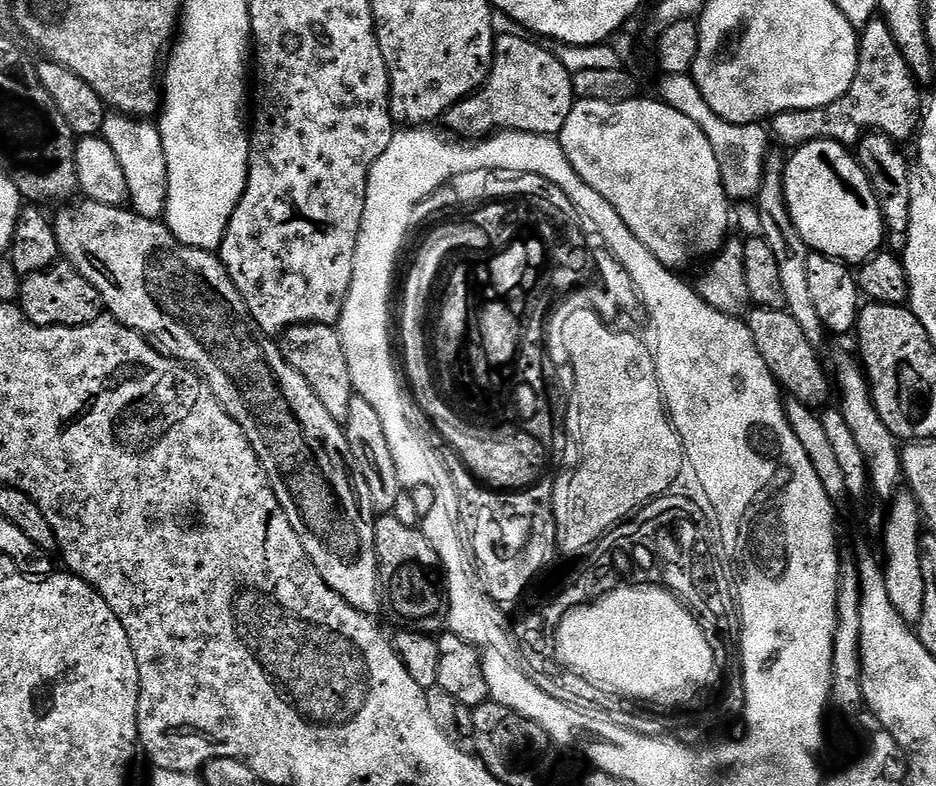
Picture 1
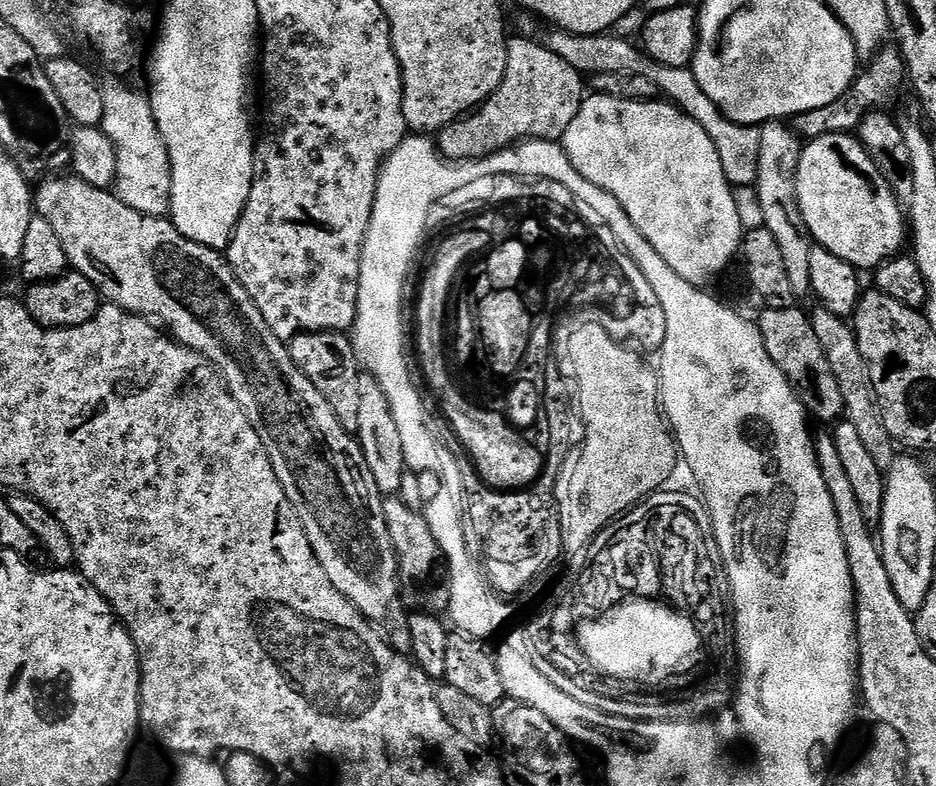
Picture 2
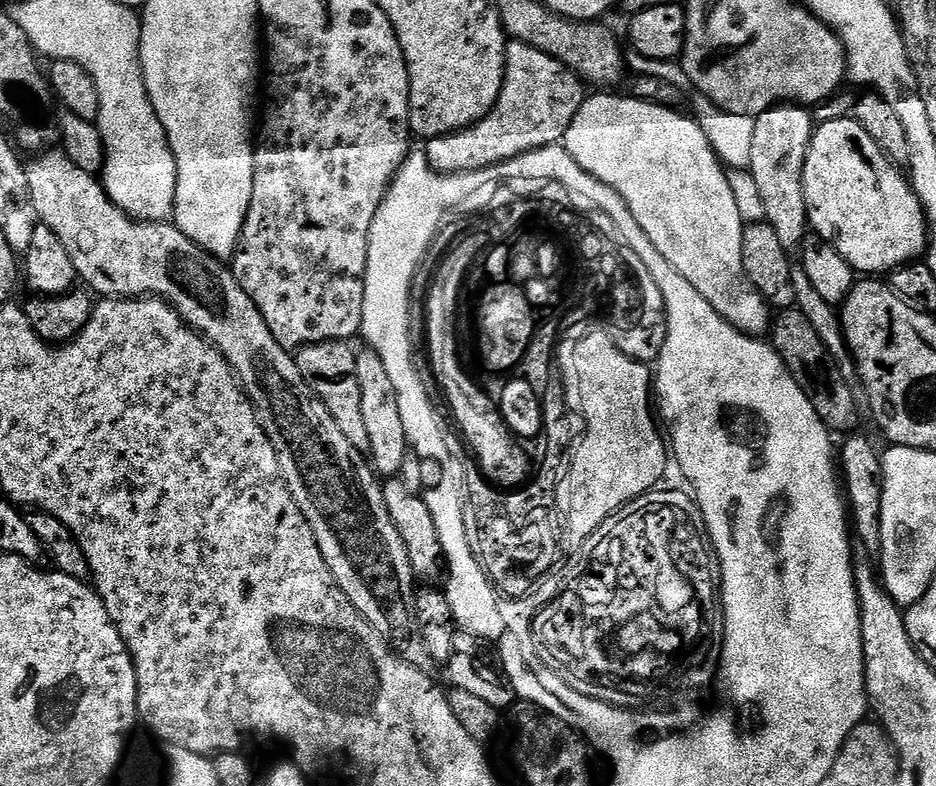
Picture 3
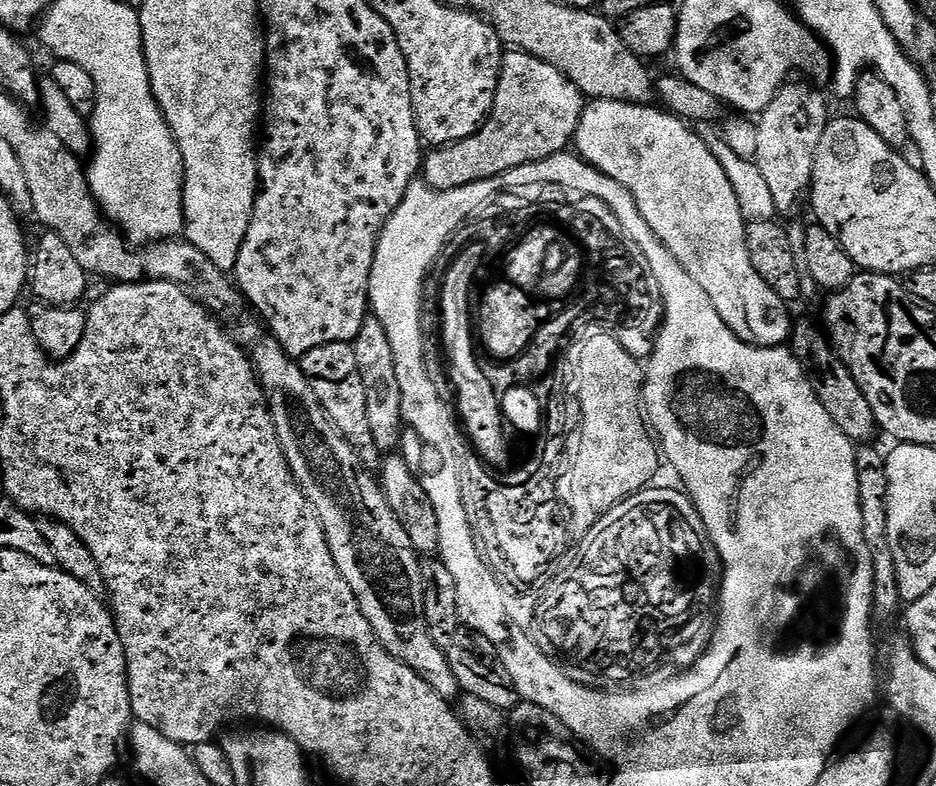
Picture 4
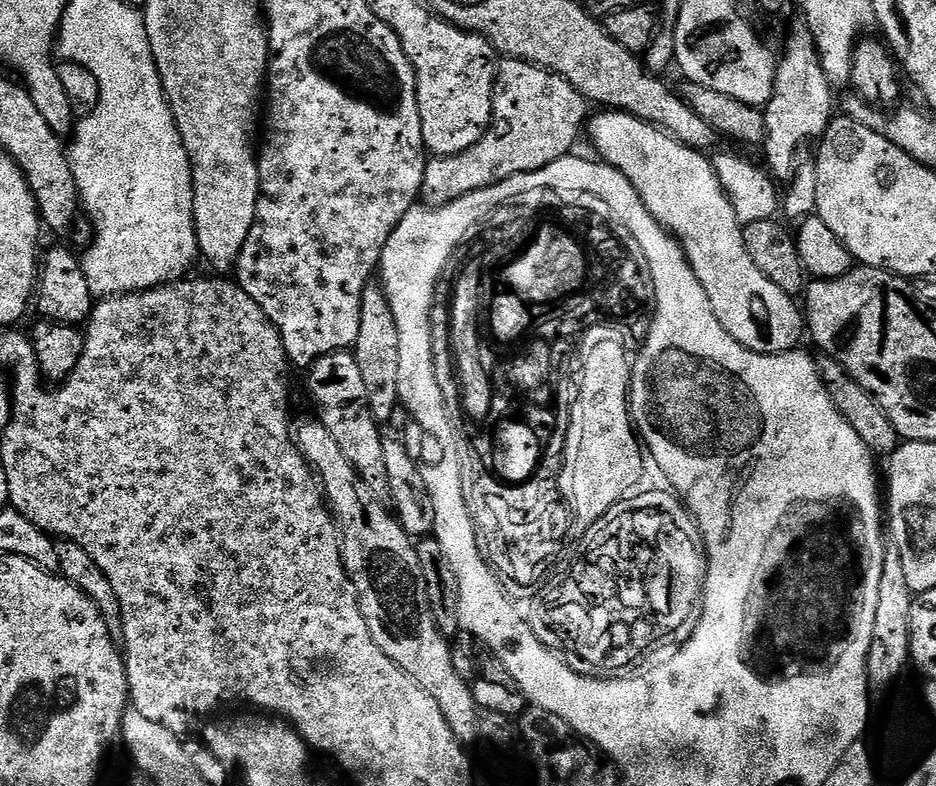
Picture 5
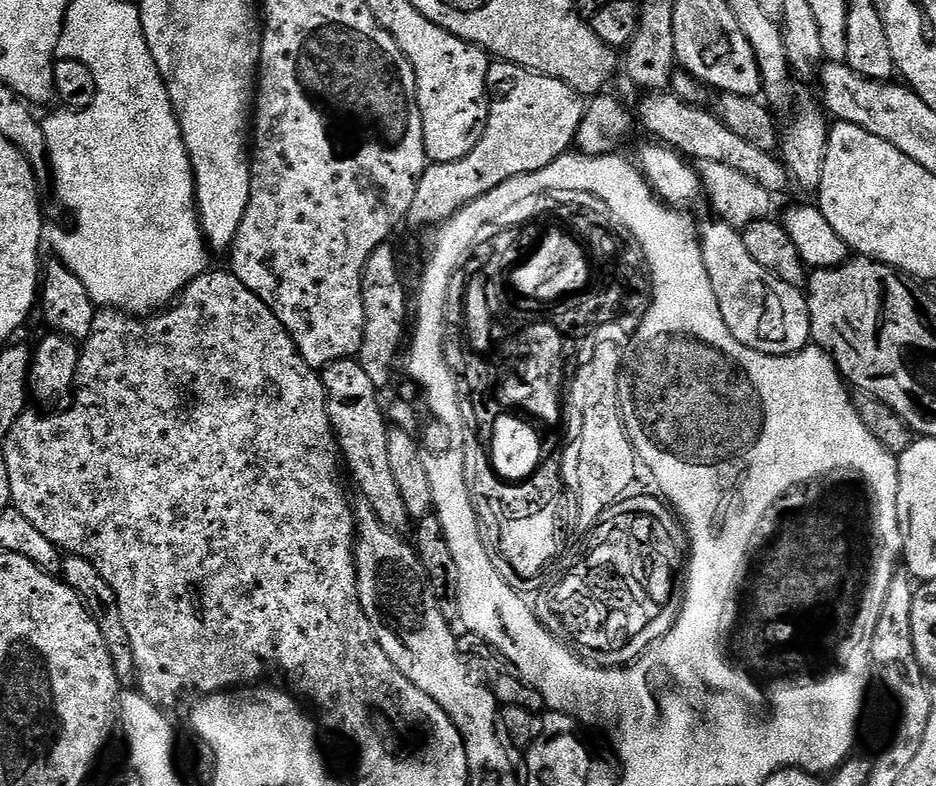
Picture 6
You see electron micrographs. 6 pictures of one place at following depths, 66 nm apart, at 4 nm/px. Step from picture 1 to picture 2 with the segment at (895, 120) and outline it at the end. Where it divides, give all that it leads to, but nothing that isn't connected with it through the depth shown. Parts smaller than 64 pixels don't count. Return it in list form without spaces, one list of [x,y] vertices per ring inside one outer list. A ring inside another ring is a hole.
[[[884,46],[876,55],[867,61],[868,69],[861,71],[851,86],[842,94],[842,98],[834,98],[830,106],[821,106],[818,110],[810,110],[798,114],[794,118],[794,131],[805,141],[825,136],[831,132],[855,133],[860,126],[860,119],[869,112],[887,109],[887,104],[896,96],[900,87],[905,87],[906,73],[900,49],[895,46]]]

